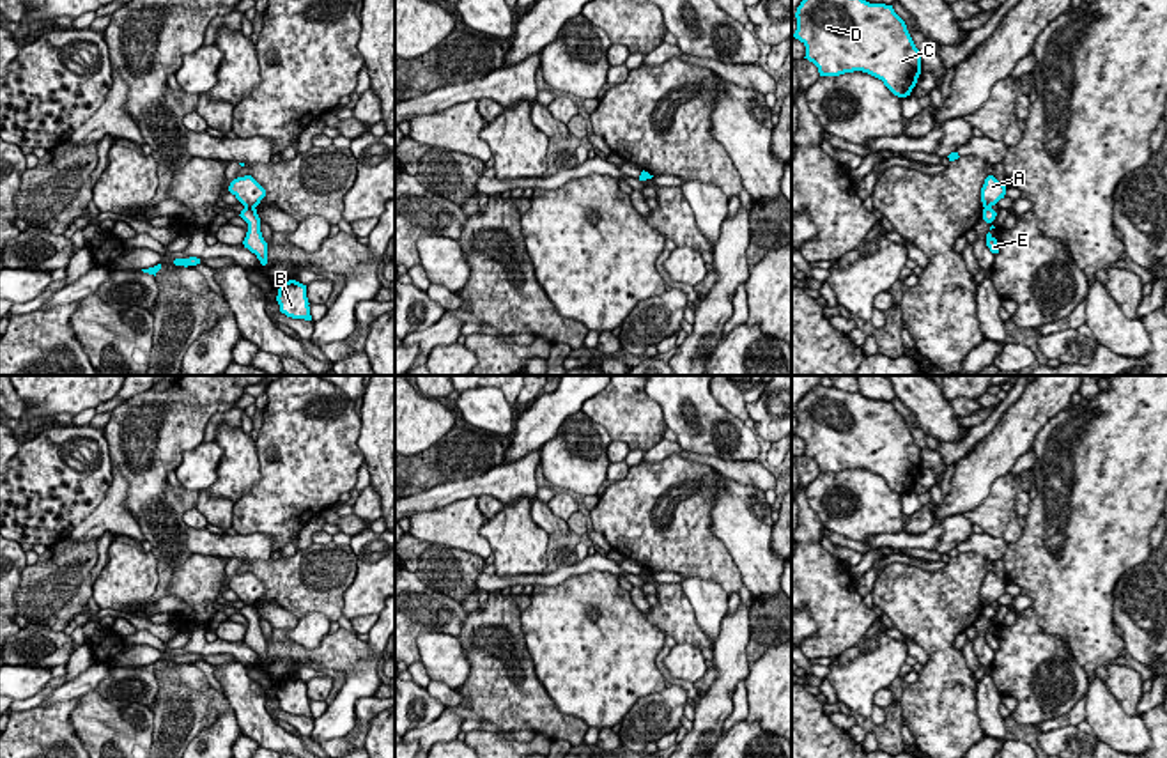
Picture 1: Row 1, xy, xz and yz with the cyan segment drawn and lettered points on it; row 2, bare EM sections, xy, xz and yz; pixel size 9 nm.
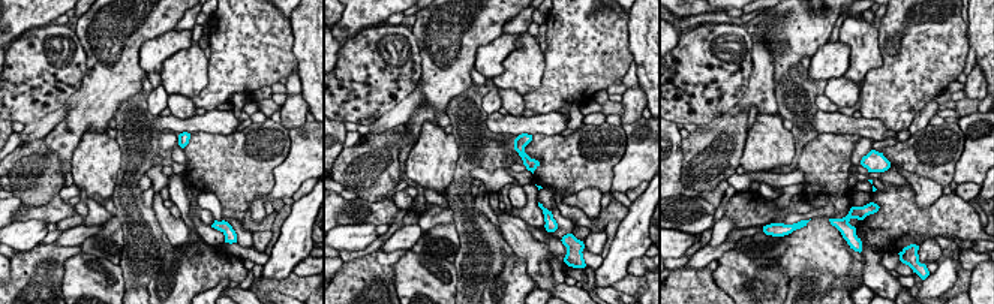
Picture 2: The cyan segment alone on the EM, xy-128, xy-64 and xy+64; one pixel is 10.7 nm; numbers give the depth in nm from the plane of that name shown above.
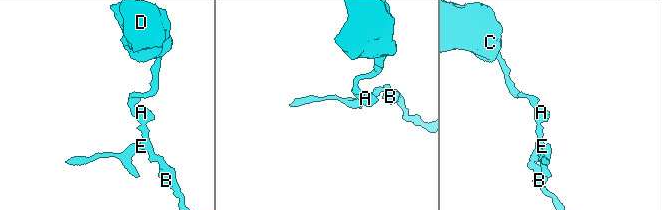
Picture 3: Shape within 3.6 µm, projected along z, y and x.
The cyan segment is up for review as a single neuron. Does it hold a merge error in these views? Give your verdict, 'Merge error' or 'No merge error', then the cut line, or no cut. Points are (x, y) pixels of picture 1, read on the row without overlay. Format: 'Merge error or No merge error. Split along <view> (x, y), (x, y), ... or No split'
Merge error. Split along xy (245, 603), (254, 606)

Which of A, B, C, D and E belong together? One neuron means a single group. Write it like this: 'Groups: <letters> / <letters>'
Groups: A C D / B E

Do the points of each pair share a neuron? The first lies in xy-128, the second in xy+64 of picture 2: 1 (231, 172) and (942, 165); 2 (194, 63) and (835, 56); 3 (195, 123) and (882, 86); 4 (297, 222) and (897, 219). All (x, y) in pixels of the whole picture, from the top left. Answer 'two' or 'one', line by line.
1: one
2: two
3: two
4: two

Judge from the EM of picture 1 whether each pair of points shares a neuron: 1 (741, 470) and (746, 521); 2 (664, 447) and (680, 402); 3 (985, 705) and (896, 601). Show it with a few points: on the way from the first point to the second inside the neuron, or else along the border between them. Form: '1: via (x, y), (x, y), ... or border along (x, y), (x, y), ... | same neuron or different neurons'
1: border along (725, 475), (741, 484), (753, 484), (764, 493) | different neurons
2: border along (677, 441), (686, 450), (716, 457) | different neurons
3: border along (976, 680), (976, 714), (985, 735) | different neurons

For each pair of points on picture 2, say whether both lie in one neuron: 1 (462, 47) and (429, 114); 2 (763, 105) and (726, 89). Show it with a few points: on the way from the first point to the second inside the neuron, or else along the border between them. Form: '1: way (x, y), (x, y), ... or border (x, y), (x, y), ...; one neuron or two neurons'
1: way (447, 63), (437, 98); one neuron
2: border (751, 62), (751, 74), (744, 95), (726, 111); two neurons

